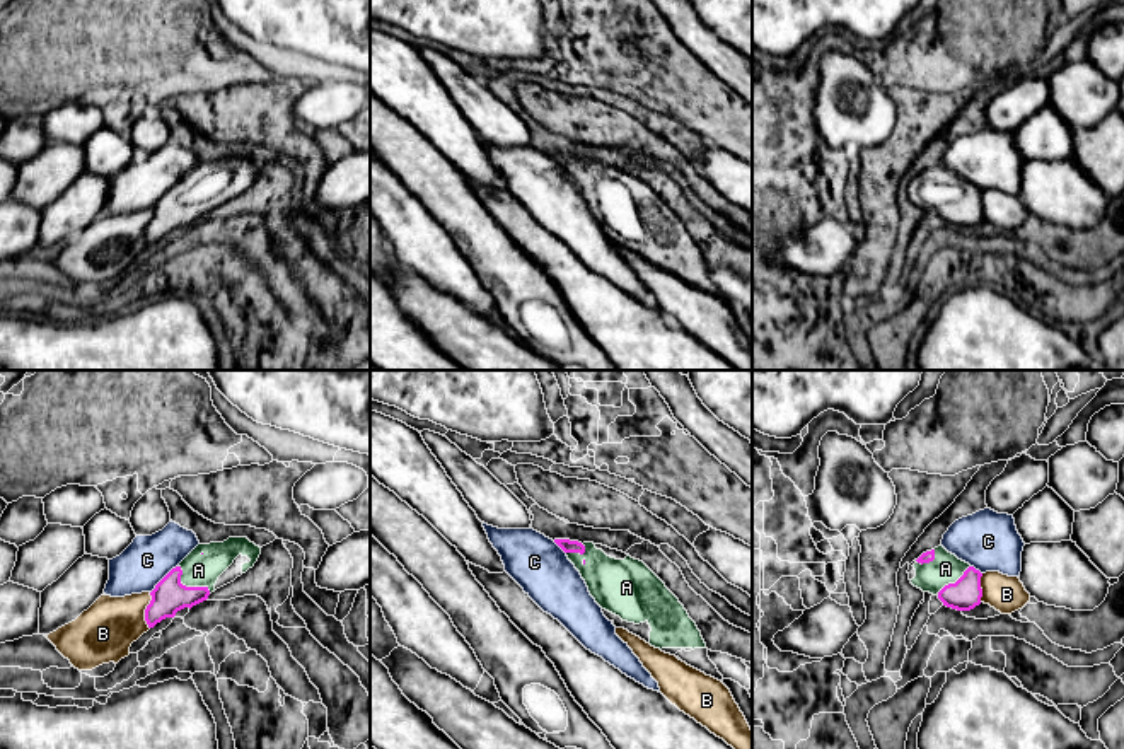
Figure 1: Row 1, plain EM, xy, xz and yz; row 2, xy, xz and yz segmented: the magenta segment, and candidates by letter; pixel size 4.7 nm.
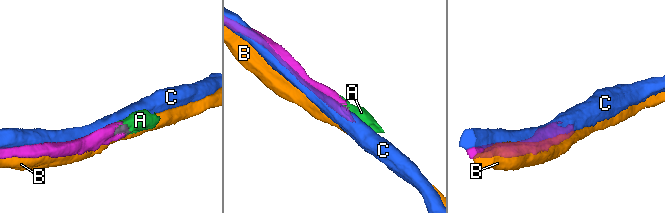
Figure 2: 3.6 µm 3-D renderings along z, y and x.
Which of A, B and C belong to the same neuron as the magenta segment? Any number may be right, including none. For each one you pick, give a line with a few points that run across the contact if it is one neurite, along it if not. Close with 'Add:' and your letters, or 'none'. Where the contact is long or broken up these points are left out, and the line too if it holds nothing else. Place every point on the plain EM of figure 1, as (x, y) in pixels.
A: xy (169, 214), (188, 205), (198, 188)
Add: A

